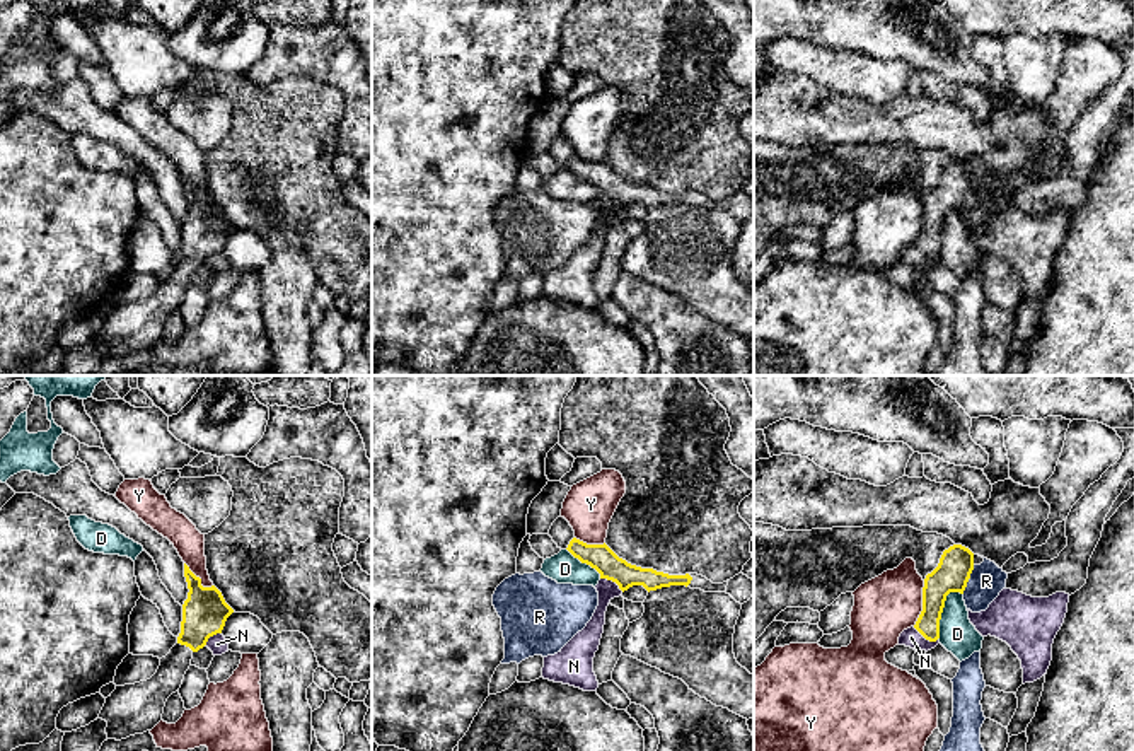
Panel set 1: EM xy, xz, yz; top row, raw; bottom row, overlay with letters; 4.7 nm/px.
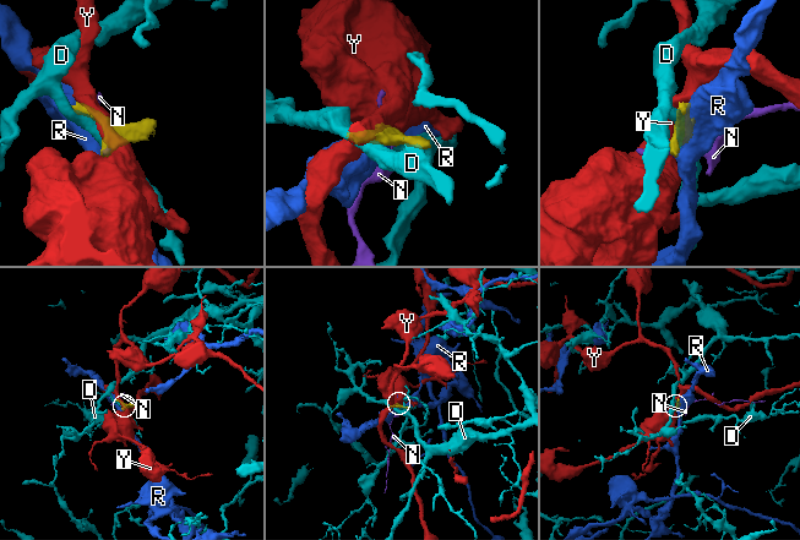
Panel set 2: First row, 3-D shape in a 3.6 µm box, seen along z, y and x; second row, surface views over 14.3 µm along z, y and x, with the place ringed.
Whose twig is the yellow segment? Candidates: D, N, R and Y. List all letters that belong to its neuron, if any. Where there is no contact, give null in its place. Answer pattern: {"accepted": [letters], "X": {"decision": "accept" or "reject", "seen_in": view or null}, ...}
{"accepted": [], "D": {"decision": "reject", "seen_in": "yz"}, "N": {"decision": "reject", "seen_in": "xz"}, "R": {"decision": "reject", "seen_in": "yz"}, "Y": {"decision": "reject", "seen_in": "yz"}}

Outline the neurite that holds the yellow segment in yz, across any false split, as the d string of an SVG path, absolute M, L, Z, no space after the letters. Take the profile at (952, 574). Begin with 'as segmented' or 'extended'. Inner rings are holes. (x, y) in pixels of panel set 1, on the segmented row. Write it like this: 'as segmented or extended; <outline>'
as segmented; M953 544L943 551L938 567L926 575L923 587L923 611L914 628L929 642L940 638L940 620L950 592L963 594L974 570L974 553Z

